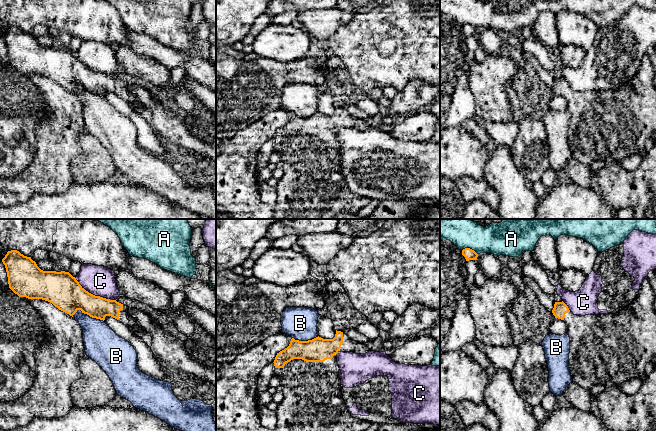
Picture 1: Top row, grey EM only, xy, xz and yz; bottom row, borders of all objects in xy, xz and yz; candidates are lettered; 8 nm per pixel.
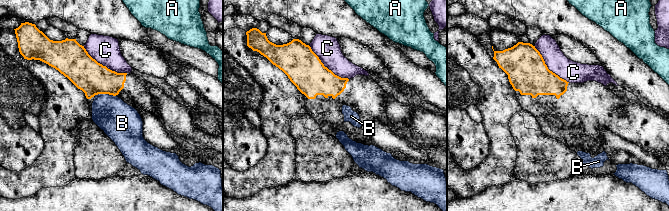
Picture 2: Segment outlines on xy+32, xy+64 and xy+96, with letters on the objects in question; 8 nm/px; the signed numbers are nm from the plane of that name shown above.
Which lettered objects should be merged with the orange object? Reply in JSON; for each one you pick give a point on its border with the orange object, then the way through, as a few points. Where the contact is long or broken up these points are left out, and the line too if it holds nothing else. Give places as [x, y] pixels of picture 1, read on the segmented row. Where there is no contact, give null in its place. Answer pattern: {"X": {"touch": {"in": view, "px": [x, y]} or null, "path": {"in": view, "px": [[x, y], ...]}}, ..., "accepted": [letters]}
{"accepted": []}

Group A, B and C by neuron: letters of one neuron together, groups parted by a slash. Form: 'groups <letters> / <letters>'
groups A / B / C

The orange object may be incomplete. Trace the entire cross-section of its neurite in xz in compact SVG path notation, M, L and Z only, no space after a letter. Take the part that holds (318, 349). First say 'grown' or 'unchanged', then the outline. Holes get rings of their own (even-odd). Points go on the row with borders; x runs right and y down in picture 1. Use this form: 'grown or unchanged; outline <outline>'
grown; outline M336 330L333 339L316 337L308 341L291 339L287 348L277 353L274 366L275 374L280 379L284 399L276 409L277 426L274 431L365 431L371 425L369 421L354 418L347 410L341 394L339 378L338 352L365 354L371 351L365 344L353 341L346 334Z

